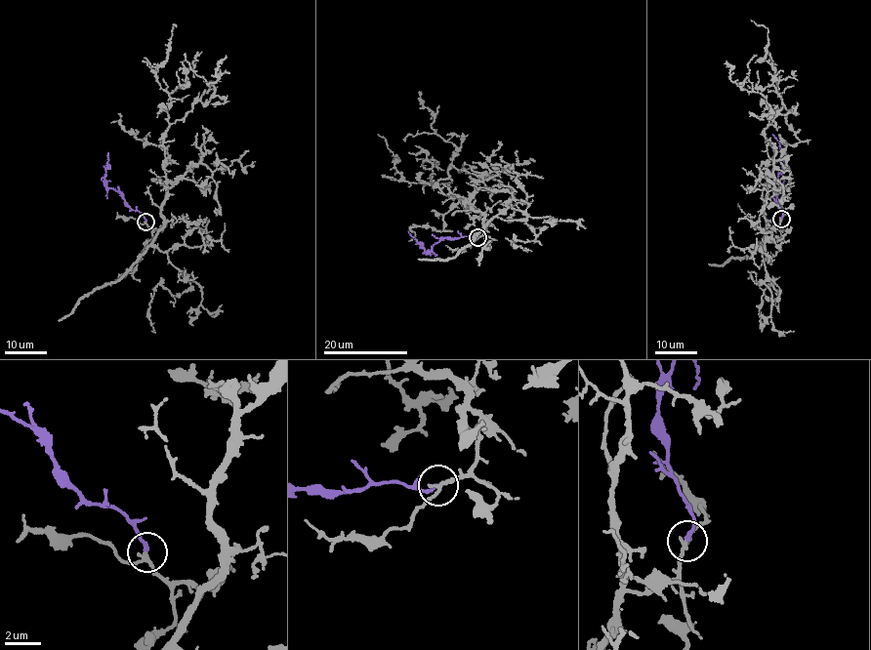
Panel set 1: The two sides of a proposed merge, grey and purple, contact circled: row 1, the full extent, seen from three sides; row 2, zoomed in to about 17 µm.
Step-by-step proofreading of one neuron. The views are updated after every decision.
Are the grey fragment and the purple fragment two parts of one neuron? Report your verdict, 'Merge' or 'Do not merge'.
Merge

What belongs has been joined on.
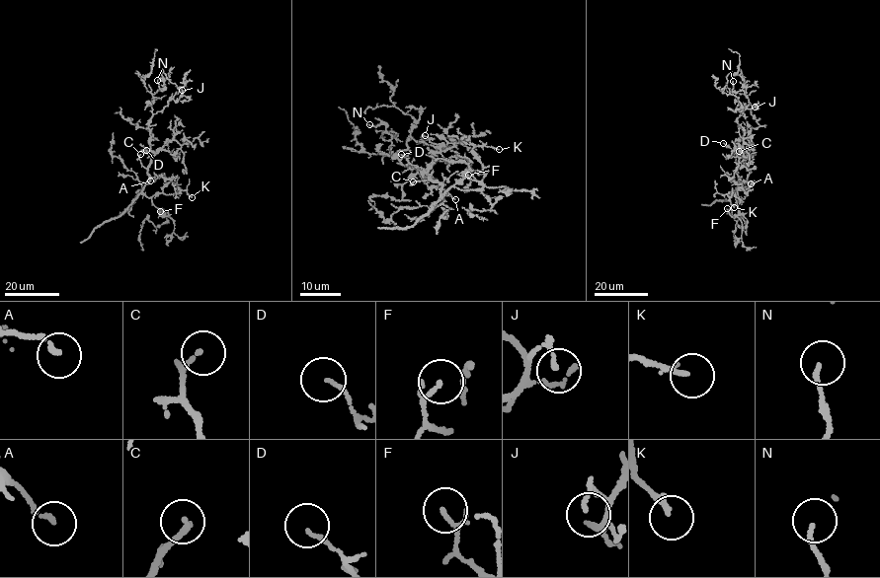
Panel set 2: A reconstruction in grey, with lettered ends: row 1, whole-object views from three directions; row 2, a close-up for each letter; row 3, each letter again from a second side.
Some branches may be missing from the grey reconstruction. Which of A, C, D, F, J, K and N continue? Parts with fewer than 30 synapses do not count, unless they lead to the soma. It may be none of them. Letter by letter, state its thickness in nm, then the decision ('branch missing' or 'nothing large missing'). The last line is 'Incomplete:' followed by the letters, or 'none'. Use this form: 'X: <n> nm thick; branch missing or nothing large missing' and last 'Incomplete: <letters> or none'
A: 150 nm thick; nothing large missing
C: 170 nm thick; branch missing
D: 120 nm thick; nothing large missing
F: 90 nm thick; nothing large missing
J: 110 nm thick; nothing large missing
K: 200 nm thick; branch missing
N: 130 nm thick; nothing large missing
Incomplete: C, K

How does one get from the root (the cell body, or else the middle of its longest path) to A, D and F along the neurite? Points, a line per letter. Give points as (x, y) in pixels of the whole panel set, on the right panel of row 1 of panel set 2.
A: (739, 157), (738, 180), (751, 183)
D: (739, 157), (723, 143)
F: (739, 157), (739, 181), (734, 194), (739, 214), (732, 215), (727, 208)

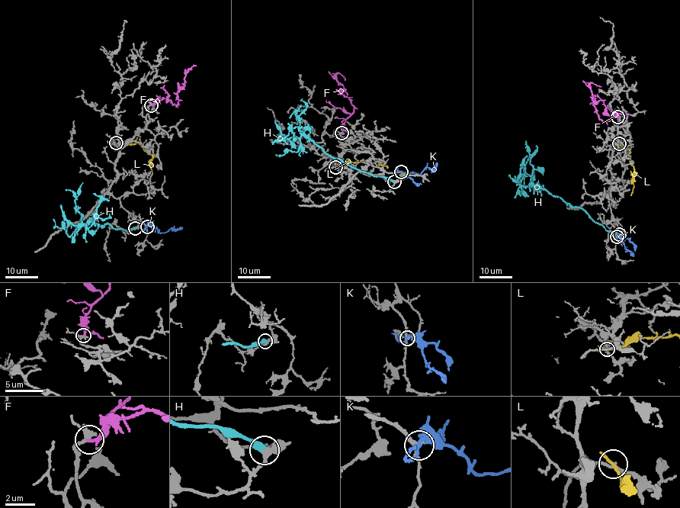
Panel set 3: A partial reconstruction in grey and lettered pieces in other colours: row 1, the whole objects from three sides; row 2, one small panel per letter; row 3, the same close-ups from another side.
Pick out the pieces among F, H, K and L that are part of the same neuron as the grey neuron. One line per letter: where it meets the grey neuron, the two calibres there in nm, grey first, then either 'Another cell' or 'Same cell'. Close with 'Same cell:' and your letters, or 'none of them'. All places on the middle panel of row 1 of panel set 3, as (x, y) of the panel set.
F: Touches grey at (341, 133). Thickness 280 nm (grey) against 280 nm. Same cell
H: Touches grey at (394, 181). Thickness 360 nm (grey) against 480 nm. Another cell
K: Touches grey at (401, 172). Thickness 200 nm (grey) against 190 nm. Another cell
L: Touches grey at (335, 167). Thickness 150 nm (grey) against 180 nm. Another cell
Same cell: F

